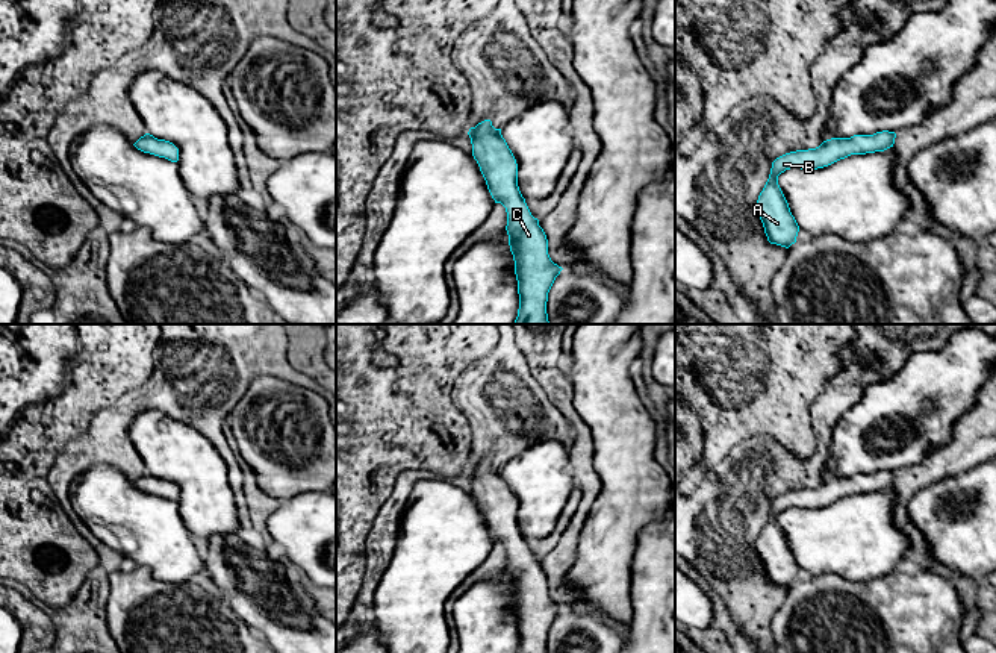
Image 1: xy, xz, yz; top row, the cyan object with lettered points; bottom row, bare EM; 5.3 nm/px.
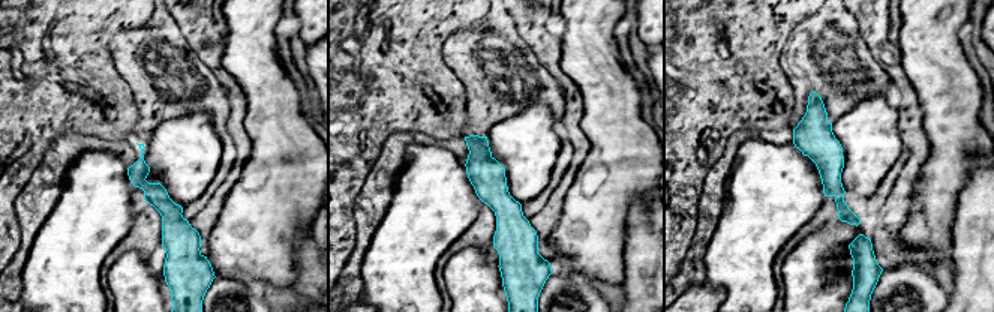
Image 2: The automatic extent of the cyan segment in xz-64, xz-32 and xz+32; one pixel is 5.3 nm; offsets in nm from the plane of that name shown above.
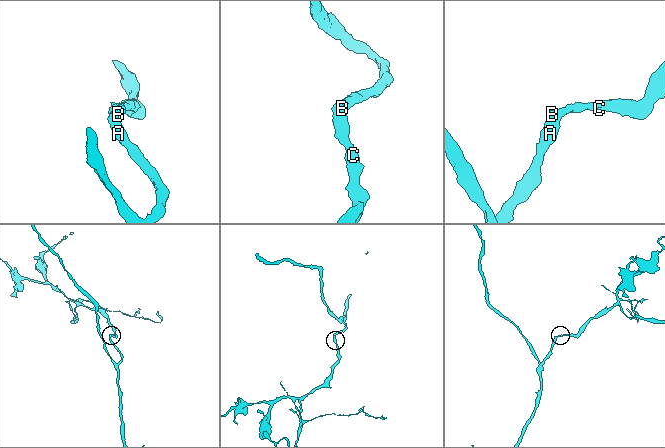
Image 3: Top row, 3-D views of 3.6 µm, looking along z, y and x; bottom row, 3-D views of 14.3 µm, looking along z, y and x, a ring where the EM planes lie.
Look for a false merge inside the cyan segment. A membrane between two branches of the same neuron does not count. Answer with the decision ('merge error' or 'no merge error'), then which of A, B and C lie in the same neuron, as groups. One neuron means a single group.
no merge error; groups A B C

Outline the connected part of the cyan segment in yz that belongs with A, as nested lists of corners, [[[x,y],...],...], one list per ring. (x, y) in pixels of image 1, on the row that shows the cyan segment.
[[[882,130],[873,135],[831,138],[816,148],[796,150],[772,162],[769,179],[758,195],[757,212],[770,244],[789,248],[796,242],[799,226],[790,212],[789,203],[778,185],[778,176],[790,168],[817,170],[851,155],[884,152],[895,144],[896,133]]]

